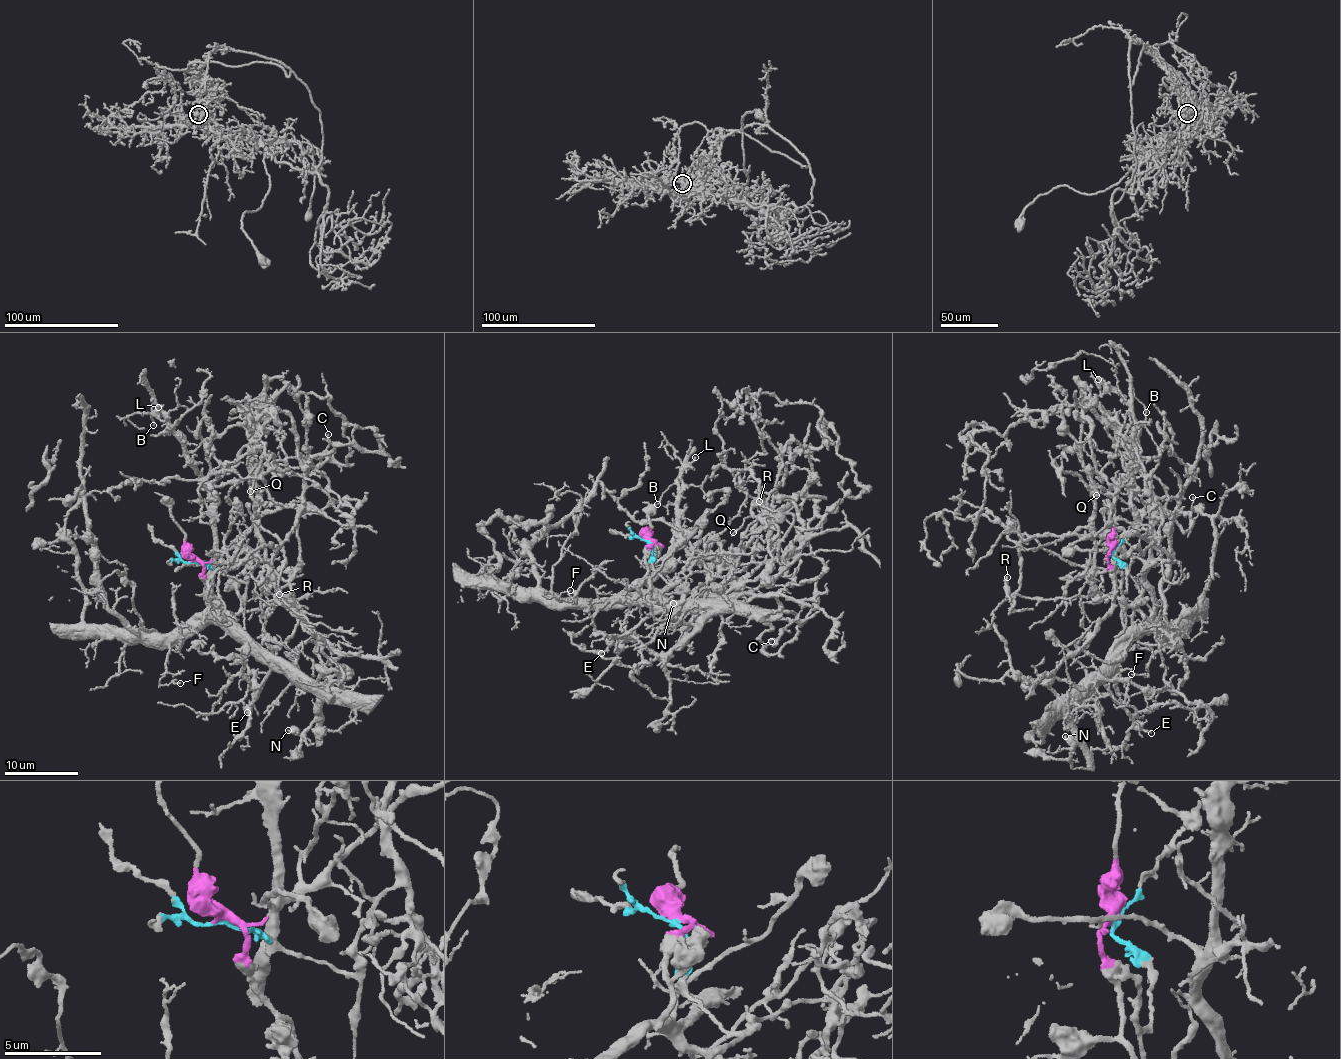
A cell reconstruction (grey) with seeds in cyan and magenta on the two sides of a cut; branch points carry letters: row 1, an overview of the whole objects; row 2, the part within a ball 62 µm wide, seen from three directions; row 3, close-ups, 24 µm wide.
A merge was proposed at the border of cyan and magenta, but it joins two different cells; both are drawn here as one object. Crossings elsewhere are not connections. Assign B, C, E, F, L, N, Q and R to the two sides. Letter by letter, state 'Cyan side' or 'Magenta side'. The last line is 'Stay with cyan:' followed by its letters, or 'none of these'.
B: Magenta side
C: Cyan side
E: Magenta side
F: Magenta side
L: Magenta side
N: Magenta side
Q: Cyan side
R: Cyan side
Stay with cyan: C, Q, R

